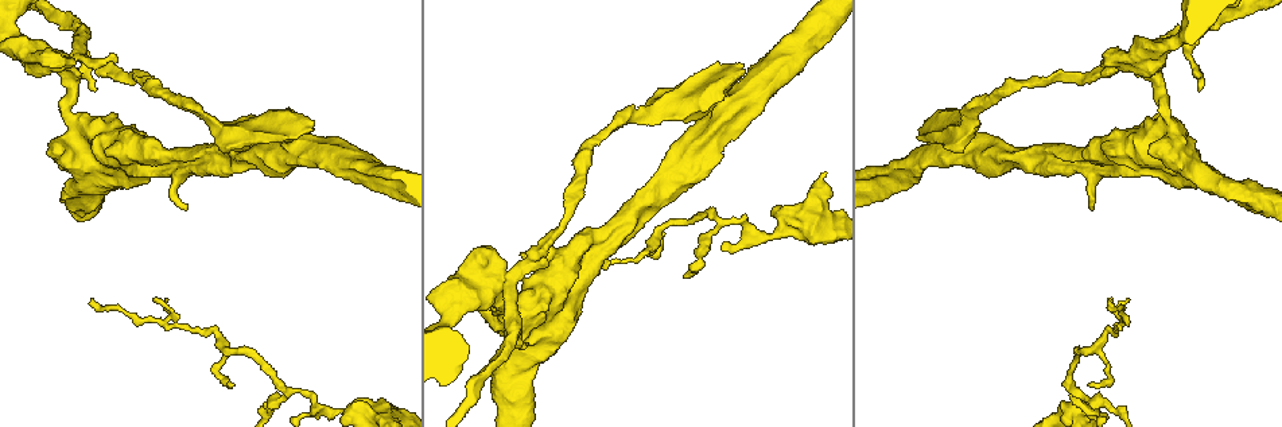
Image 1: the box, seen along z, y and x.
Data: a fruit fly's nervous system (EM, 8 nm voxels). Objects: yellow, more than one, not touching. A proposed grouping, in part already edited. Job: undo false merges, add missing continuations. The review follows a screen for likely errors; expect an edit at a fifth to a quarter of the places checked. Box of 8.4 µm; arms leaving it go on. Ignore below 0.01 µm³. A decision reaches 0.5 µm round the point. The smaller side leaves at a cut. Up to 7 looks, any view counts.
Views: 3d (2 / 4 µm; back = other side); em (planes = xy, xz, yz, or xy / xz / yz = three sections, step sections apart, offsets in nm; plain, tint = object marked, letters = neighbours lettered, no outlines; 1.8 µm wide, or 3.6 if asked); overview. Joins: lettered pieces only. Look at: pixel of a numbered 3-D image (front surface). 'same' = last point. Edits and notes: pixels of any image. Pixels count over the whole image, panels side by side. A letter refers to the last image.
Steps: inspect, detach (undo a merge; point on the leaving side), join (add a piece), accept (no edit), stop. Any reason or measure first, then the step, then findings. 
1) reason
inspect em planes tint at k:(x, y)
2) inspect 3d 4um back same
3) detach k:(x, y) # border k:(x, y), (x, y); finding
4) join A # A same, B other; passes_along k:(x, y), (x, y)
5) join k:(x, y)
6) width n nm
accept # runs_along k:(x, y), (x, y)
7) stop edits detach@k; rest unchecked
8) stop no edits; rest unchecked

tapers out
inspect 3d 4um at 1:(525, 343)

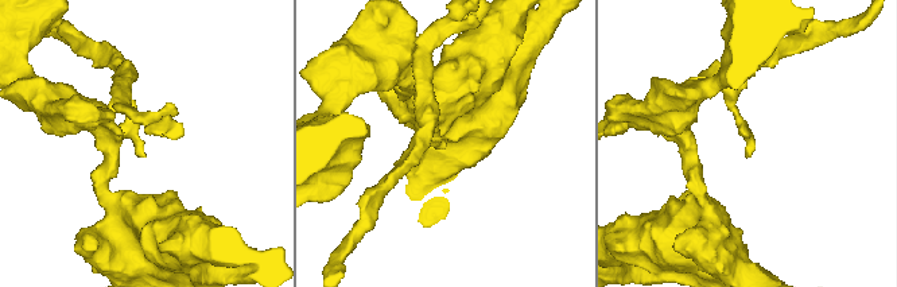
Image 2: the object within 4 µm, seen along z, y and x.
inspect em planes letters at 2:(145, 155)

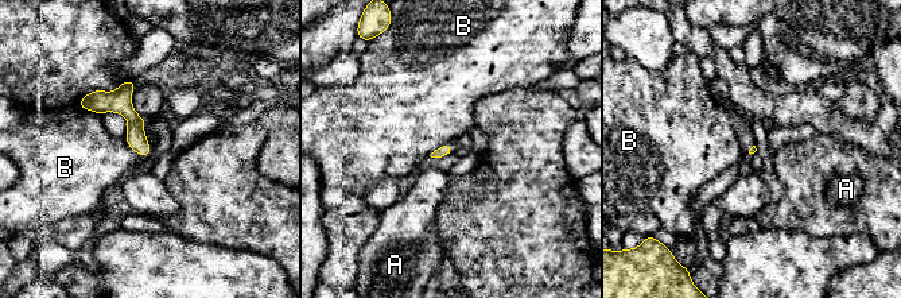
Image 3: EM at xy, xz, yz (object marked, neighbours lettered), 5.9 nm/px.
accept # A other, B other; border 3:(81, 108), (100, 115); no lettered piece goes on from it

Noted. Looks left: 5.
touches itself
inspect 3d 2um at 1:(177, 162)

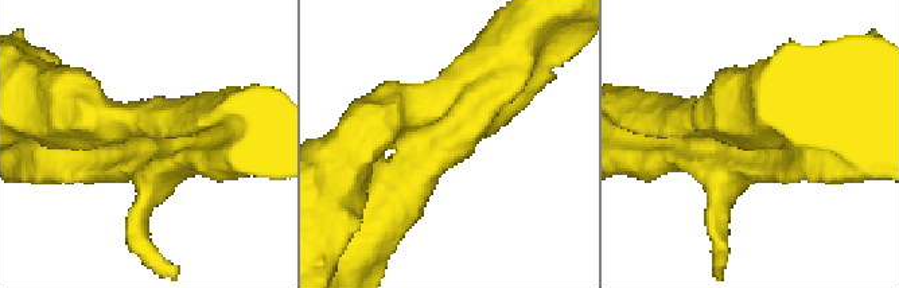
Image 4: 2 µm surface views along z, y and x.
inspect em planes tint at 4:(451, 132)

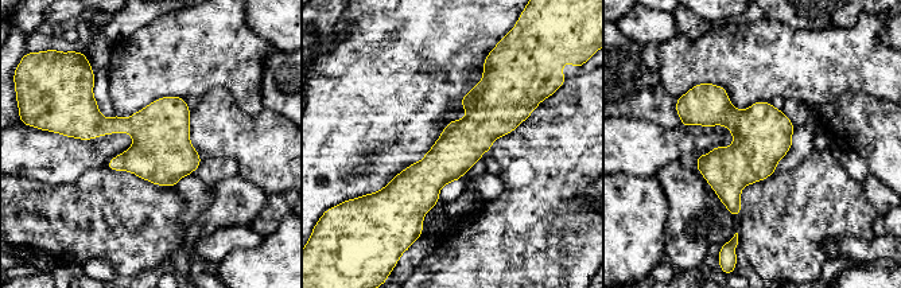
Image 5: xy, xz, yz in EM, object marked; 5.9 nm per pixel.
see the neighbours
inspect em planes letters same

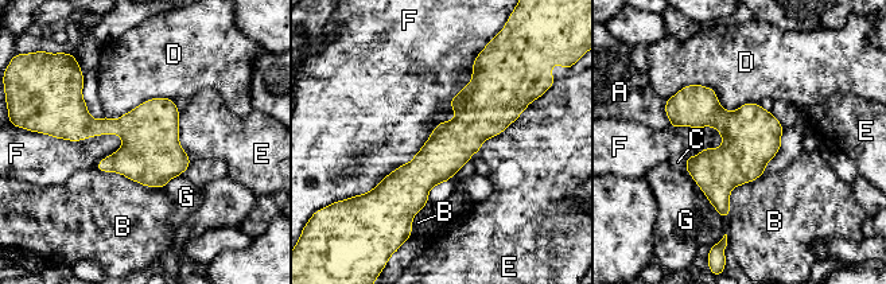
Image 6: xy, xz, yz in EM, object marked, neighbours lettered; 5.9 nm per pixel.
accept # A other, B other, C other, D other, E other, F other, G other; continuous, no second cell

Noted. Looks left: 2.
an open end
inspect em planes tint at 1:(153, 300)

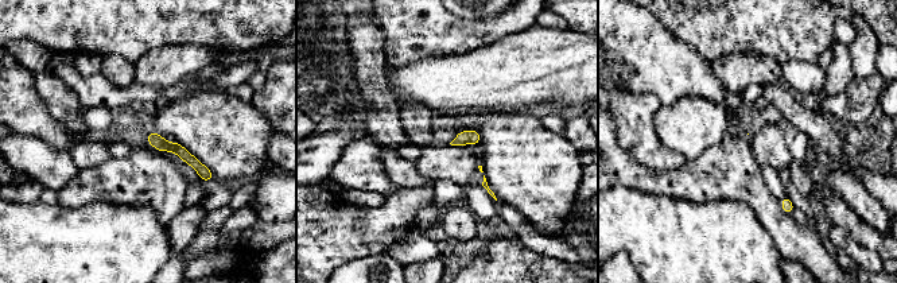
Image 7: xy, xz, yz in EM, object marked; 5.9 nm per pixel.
inspect em planes letters same

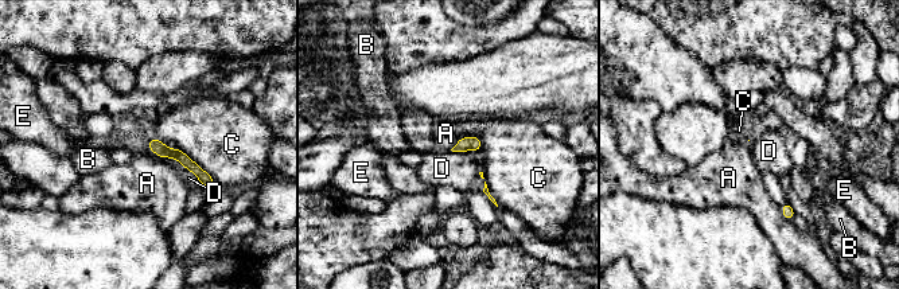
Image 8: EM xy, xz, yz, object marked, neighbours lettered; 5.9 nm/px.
accept # A other, B other, C other, D other, E other; none of them fits

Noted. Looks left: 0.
stop no edits; rest unchecked

